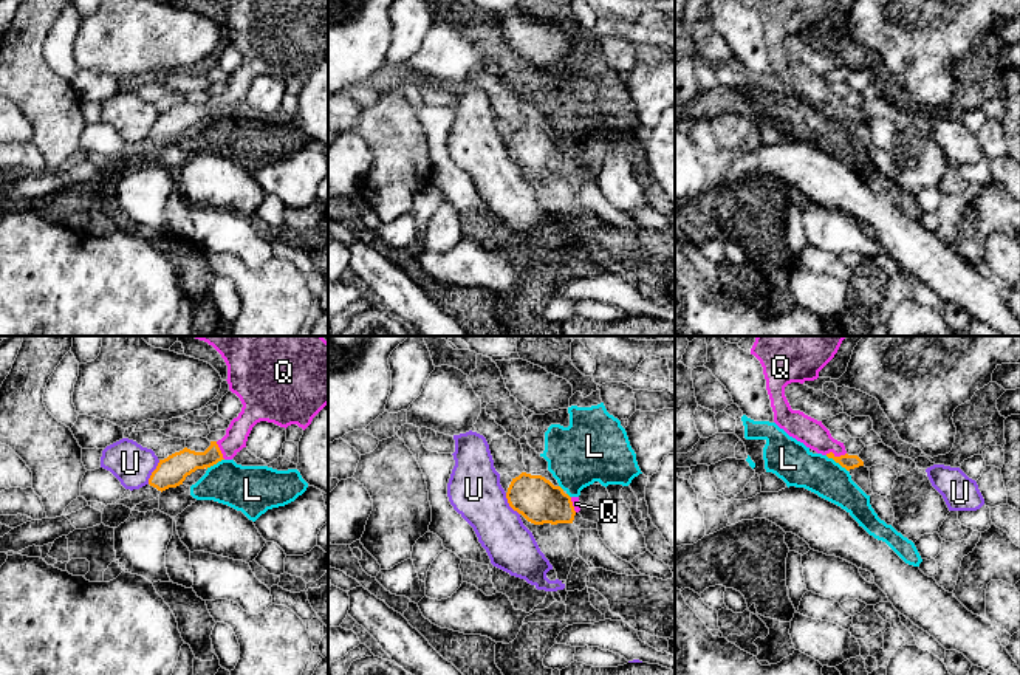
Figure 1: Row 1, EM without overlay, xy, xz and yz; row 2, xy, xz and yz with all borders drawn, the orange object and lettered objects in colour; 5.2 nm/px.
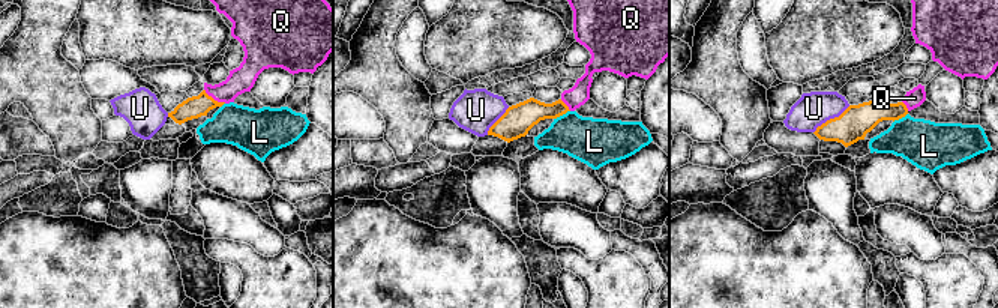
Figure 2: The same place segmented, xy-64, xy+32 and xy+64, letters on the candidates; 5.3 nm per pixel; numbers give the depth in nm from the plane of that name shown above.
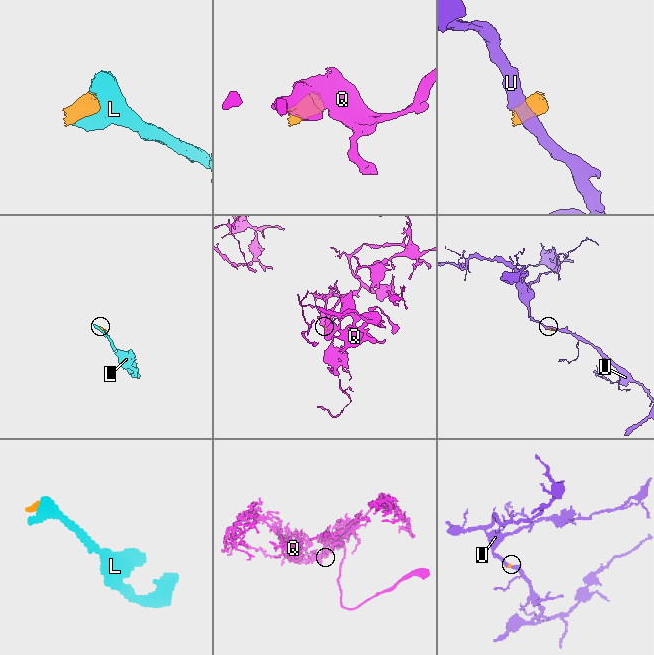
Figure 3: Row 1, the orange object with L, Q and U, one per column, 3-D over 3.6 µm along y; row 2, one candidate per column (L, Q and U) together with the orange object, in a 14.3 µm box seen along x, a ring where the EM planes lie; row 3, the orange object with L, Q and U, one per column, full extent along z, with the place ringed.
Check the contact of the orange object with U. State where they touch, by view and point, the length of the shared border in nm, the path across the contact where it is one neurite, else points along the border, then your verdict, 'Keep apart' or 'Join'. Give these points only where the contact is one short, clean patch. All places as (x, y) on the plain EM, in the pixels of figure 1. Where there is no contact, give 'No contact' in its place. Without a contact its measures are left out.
Touches orange at xy (152, 126). Shared border 140 nm. Keep apart

